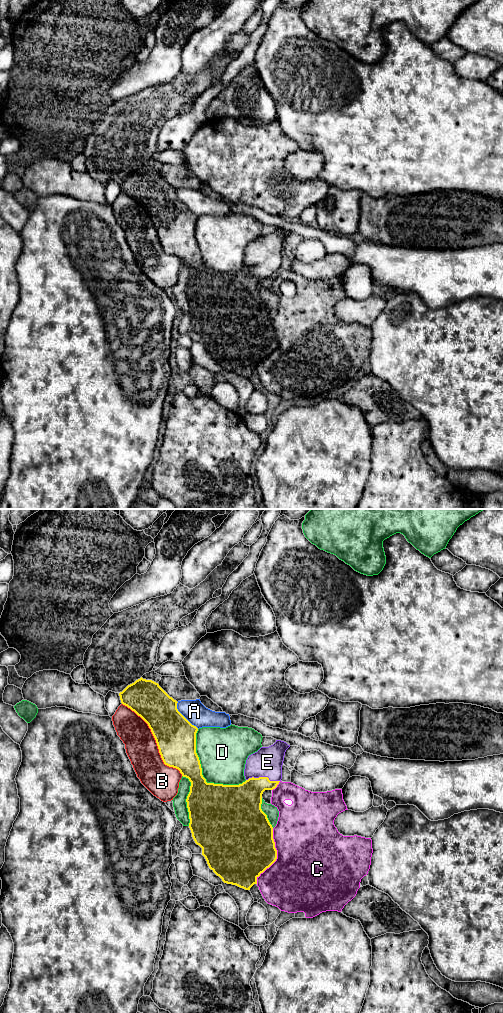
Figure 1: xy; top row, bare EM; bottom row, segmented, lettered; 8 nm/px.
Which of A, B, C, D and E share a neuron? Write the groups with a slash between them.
A / B / C / D / E

